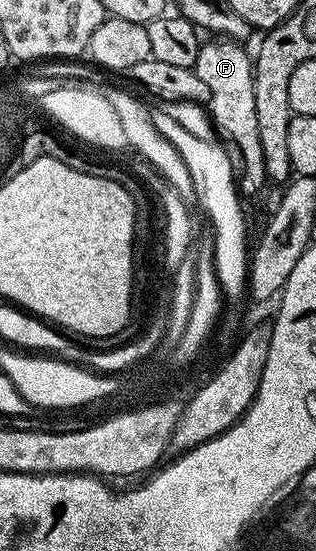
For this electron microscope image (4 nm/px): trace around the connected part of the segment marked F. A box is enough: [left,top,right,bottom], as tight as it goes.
[192,41,267,196]

